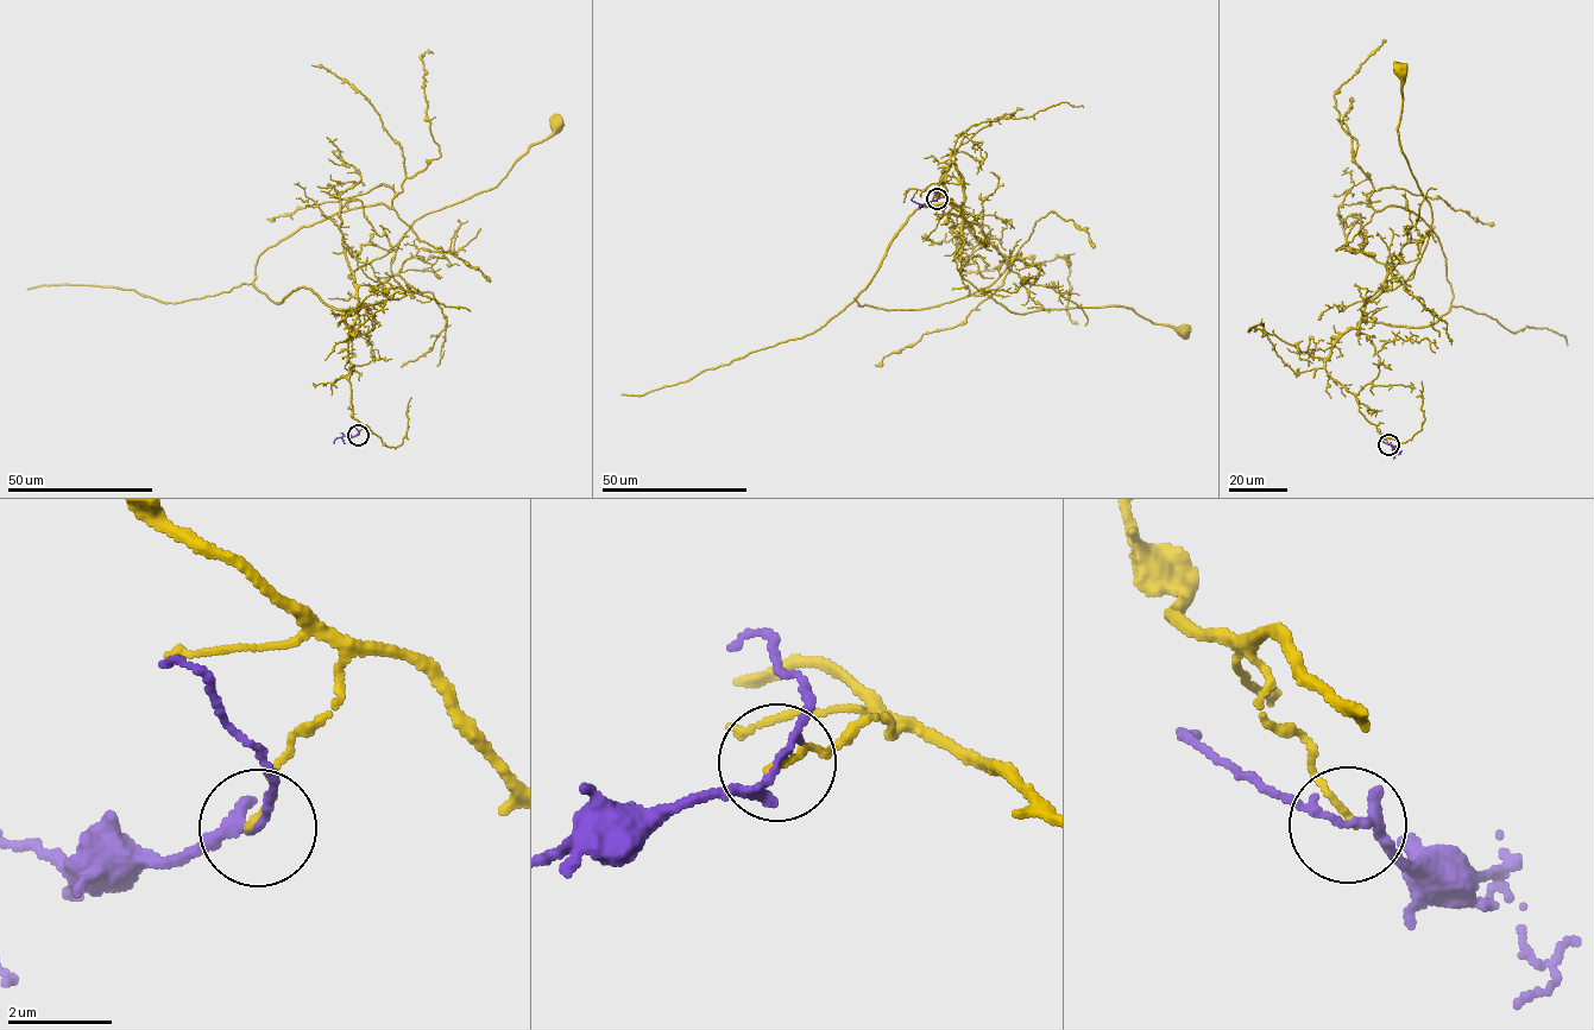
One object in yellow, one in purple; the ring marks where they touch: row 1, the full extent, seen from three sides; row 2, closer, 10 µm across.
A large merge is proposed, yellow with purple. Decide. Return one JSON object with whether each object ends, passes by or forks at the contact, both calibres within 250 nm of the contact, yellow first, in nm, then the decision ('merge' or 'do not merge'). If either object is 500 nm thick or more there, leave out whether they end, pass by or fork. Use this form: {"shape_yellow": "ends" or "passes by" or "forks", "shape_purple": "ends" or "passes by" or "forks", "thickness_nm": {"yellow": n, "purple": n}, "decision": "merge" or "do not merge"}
{"shape_yellow": "ends", "shape_purple": "passes by", "thickness_nm": {"yellow": 110, "purple": 160}, "decision": "do not merge"}

